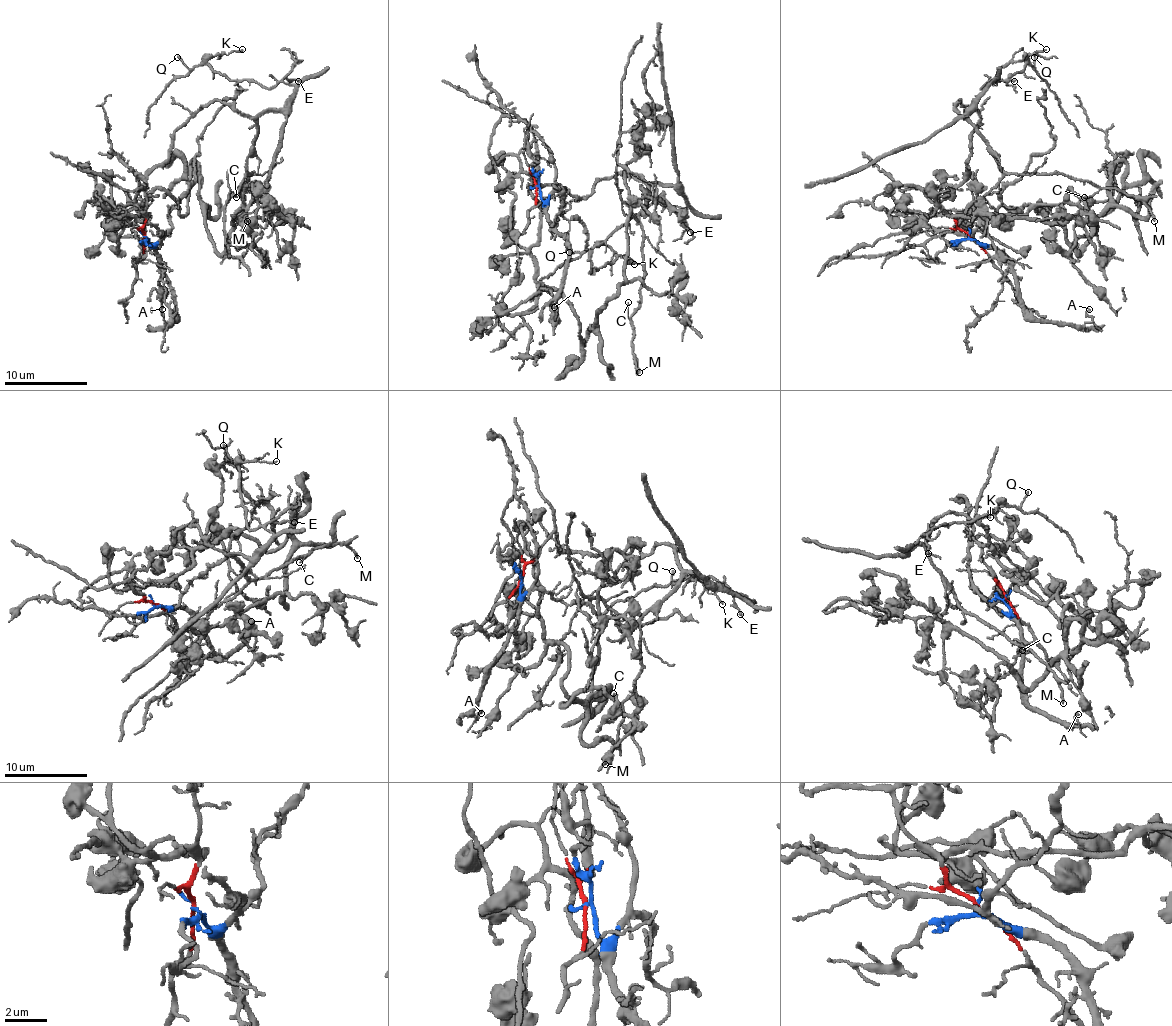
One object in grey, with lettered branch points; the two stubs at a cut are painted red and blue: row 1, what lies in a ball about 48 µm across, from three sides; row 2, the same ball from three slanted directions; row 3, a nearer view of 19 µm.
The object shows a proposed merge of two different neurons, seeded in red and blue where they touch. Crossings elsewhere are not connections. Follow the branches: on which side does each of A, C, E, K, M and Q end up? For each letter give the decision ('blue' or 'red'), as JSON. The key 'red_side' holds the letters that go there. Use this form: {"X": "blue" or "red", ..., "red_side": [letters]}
{"A": "blue", "C": "red", "E": "red", "K": "red", "M": "red", "Q": "red", "red_side": ["C", "E", "K", "M", "Q"]}

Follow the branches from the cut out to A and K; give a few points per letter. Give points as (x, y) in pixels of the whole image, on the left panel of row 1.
A: (144, 236), (167, 279), (176, 319), (165, 325), (161, 309)
K: (144, 236), (147, 177), (190, 117), (290, 98), (293, 85), (228, 79), (207, 60), (243, 50)

